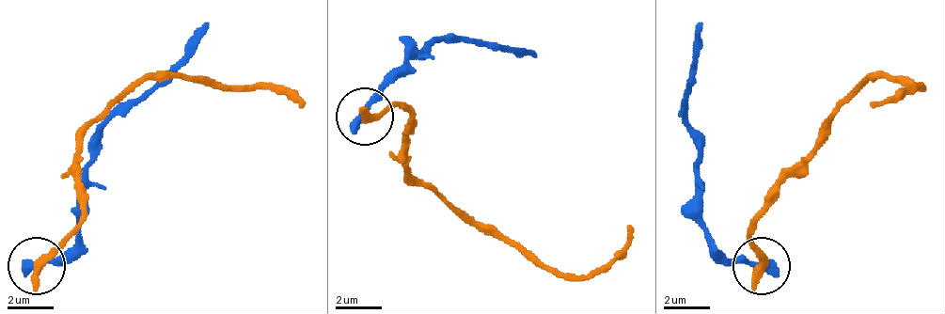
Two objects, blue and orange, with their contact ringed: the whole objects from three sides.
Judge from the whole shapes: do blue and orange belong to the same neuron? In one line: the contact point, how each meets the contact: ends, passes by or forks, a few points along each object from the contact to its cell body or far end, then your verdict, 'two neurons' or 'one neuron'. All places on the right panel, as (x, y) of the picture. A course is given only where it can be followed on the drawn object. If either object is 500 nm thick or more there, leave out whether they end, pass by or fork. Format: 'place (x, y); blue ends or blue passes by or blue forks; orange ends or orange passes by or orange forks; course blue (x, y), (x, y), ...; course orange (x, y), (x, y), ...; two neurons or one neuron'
place (762, 265); blue ends; orange ends; course blue (760, 267), (732, 261), (709, 238), (697, 141), (685, 117), (703, 21); course orange (760, 267), (754, 215), (869, 78), (921, 84), (869, 106); two neurons

